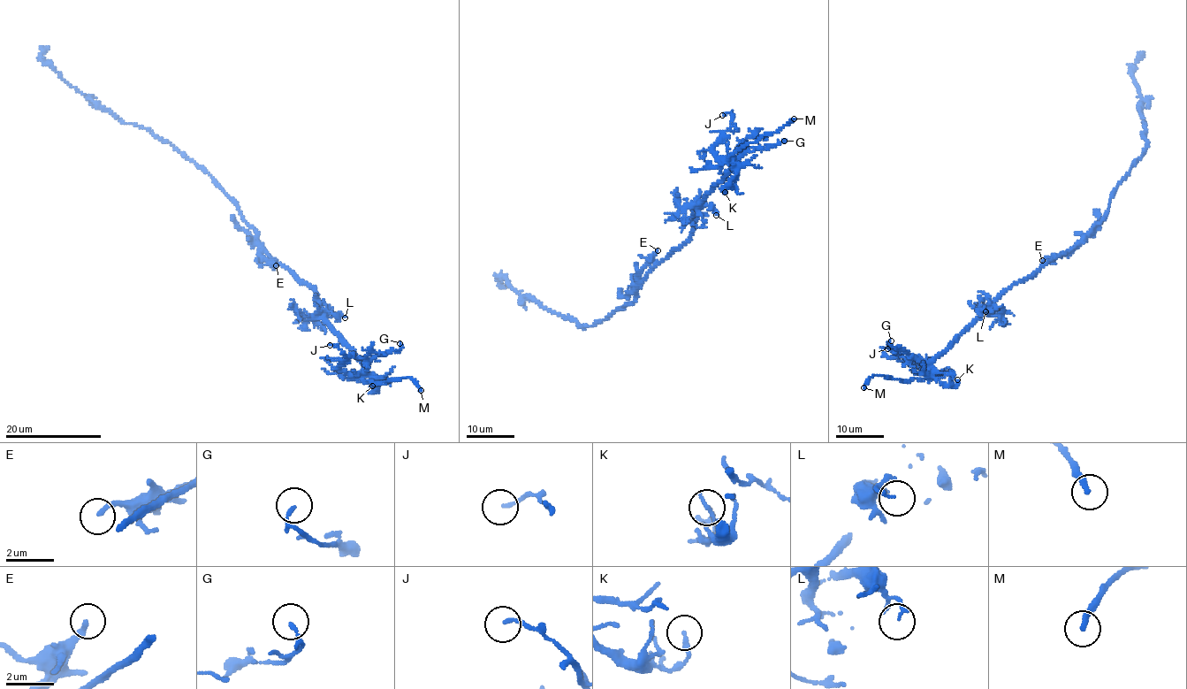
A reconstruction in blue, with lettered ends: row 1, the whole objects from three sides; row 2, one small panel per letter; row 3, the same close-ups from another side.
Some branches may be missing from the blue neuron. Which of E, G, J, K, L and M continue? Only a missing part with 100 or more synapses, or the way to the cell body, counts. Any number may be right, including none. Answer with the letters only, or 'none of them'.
M

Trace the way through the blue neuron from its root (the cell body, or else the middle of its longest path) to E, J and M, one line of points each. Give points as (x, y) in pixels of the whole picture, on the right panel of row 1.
E: (1084, 239), (1070, 251), (1042, 260)
J: (1084, 239), (999, 296), (958, 335), (950, 348), (932, 363), (929, 371), (886, 356), (883, 349), (887, 348)
M: (1084, 239), (999, 296), (950, 348), (929, 363), (929, 374), (923, 379), (905, 382), (873, 375), (863, 387)

